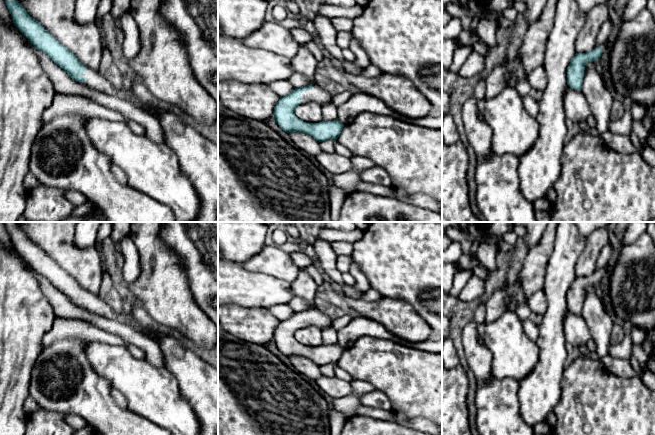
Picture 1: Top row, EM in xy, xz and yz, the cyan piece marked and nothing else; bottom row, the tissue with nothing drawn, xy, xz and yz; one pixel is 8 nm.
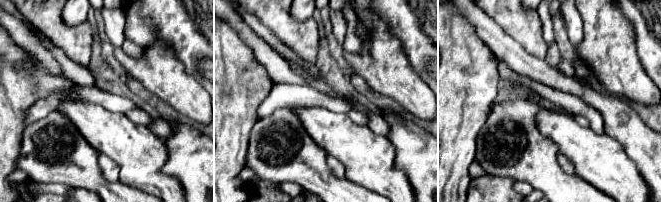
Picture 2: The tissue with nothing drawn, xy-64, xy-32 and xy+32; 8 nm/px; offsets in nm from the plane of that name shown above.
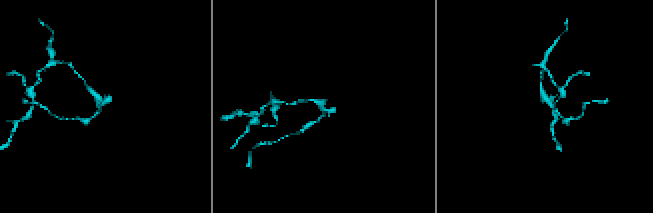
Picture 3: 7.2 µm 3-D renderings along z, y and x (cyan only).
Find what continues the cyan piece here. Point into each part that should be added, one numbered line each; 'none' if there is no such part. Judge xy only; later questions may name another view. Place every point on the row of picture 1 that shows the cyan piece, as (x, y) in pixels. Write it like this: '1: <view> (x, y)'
1: xy (95, 80)

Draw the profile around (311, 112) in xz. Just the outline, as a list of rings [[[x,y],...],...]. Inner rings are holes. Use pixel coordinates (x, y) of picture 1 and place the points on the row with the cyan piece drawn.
[[[315,102],[300,104],[295,109],[295,115],[306,123],[319,123],[322,121],[322,106]]]

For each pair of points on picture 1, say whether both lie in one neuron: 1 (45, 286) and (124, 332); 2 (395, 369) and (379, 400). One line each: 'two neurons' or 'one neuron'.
1: one neuron
2: two neurons

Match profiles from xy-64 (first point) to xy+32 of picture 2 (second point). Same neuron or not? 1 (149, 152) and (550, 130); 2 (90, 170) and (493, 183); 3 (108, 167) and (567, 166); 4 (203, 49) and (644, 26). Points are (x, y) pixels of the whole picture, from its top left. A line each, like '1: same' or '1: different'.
1: same
2: different
3: same
4: same

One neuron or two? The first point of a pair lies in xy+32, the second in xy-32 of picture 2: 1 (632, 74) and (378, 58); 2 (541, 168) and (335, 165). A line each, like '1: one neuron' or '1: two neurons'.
1: one neuron
2: two neurons

